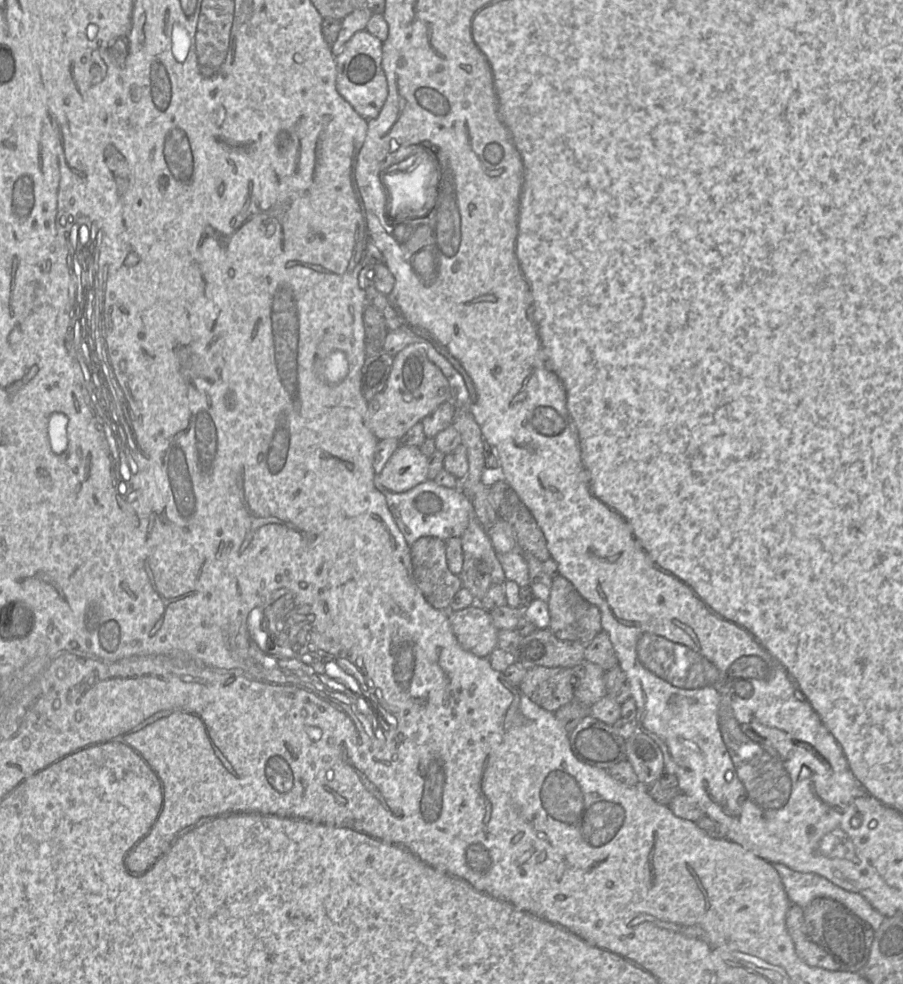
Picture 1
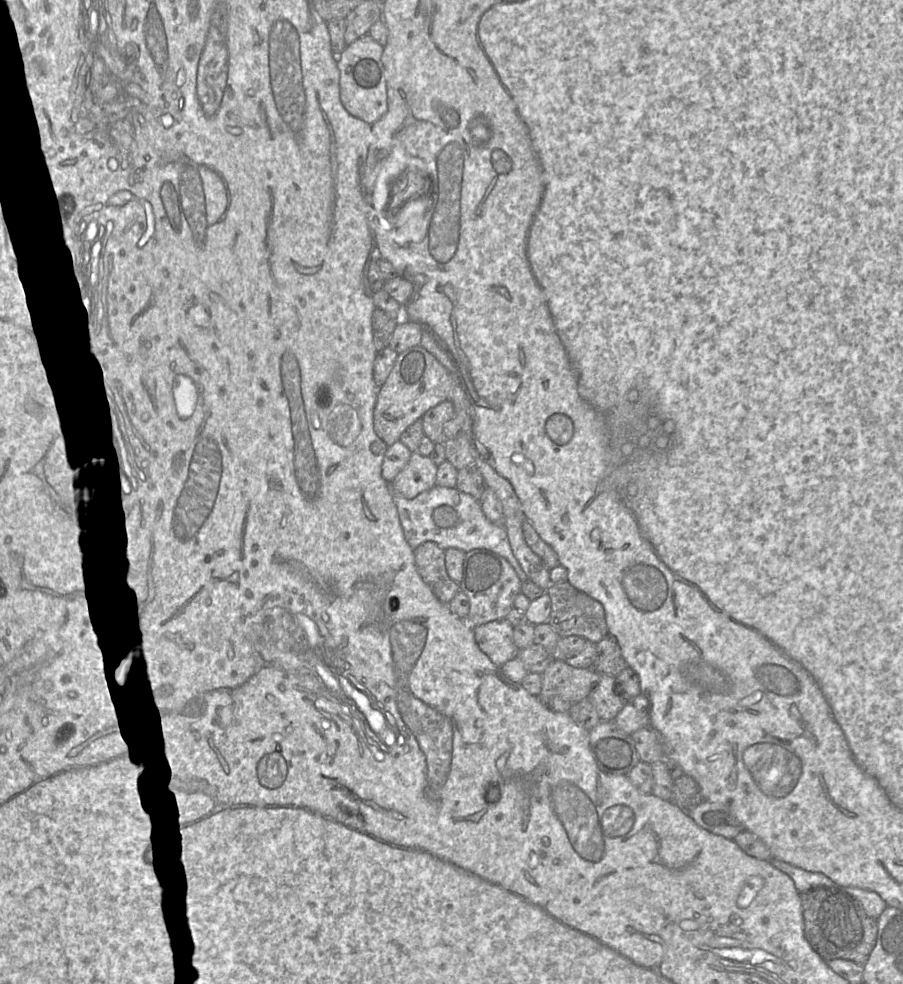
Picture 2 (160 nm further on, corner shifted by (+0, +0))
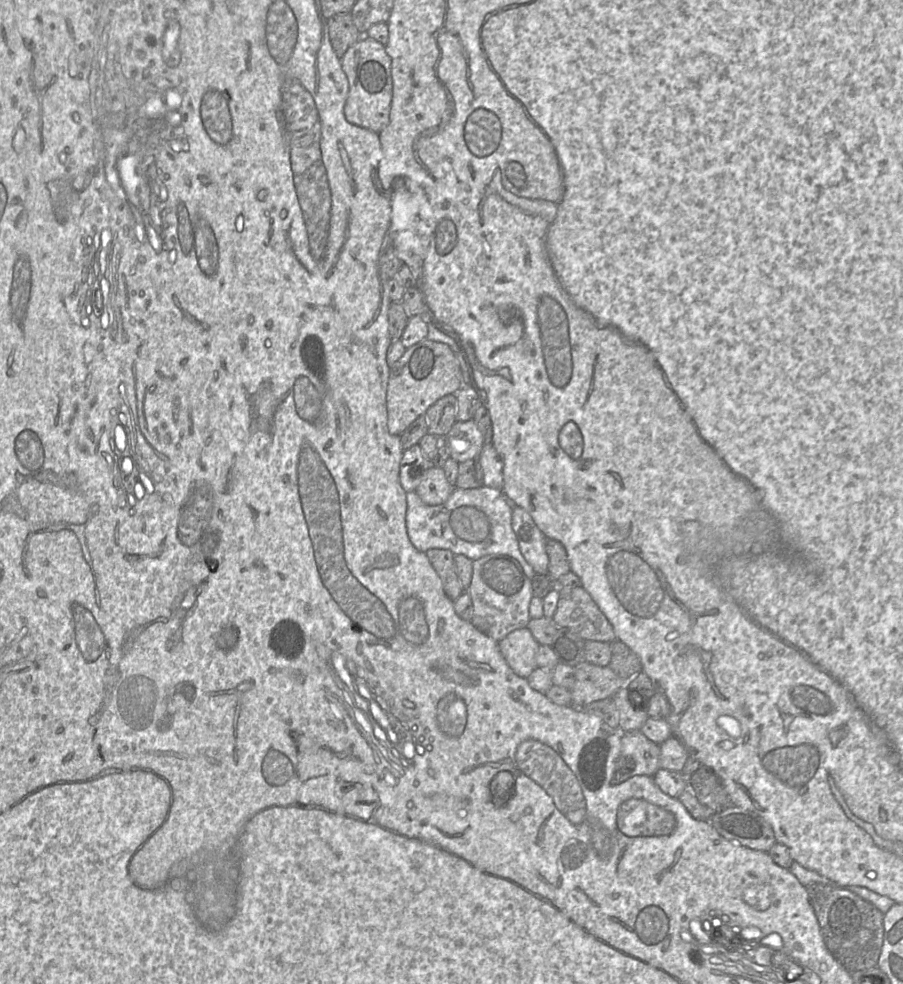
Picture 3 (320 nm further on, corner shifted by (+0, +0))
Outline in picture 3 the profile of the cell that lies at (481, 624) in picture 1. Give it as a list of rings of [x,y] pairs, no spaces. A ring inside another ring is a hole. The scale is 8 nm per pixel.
[[[527,628],[514,630],[498,642],[507,664],[515,674],[525,679],[538,667],[536,653],[539,646]]]

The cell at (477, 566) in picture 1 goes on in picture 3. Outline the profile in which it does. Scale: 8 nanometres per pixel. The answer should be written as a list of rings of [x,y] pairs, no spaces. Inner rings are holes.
[[[490,554],[473,561],[471,584],[467,591],[472,599],[470,622],[496,642],[514,630],[527,628],[529,605],[533,597],[531,581],[519,562],[503,554]]]

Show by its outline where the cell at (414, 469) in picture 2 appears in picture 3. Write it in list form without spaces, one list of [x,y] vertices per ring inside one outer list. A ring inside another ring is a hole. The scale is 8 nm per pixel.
[[[430,467],[423,480],[416,488],[416,494],[427,505],[440,505],[445,503],[456,486],[451,485],[441,467]]]

